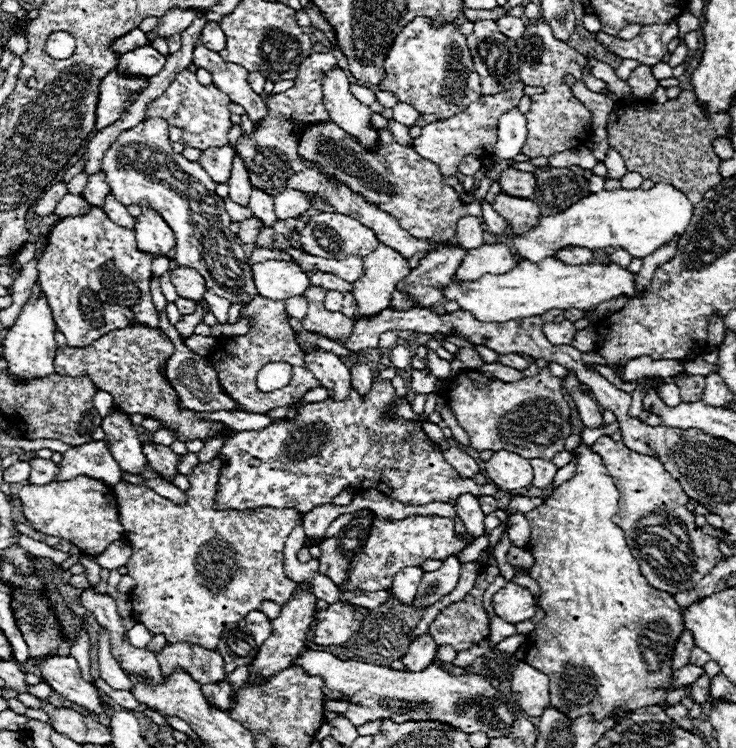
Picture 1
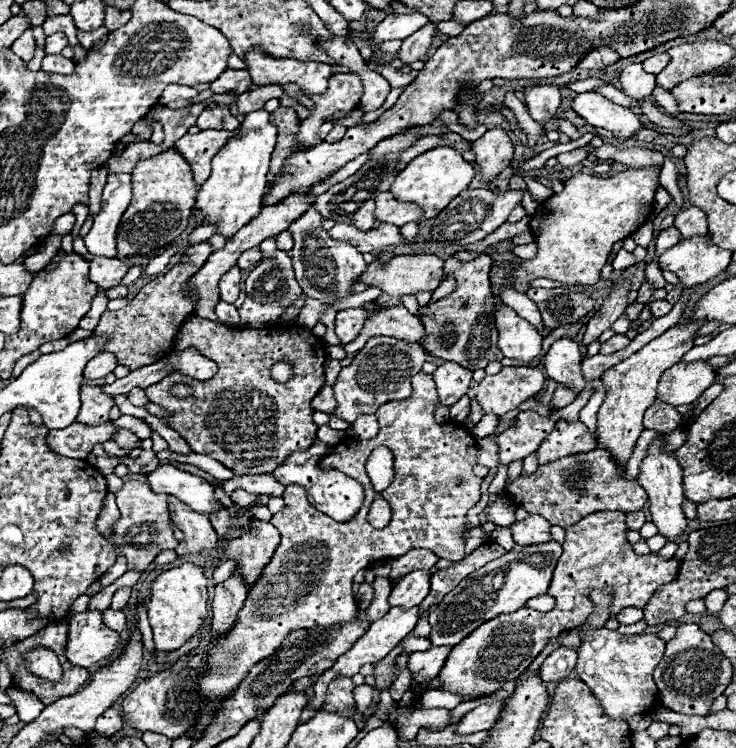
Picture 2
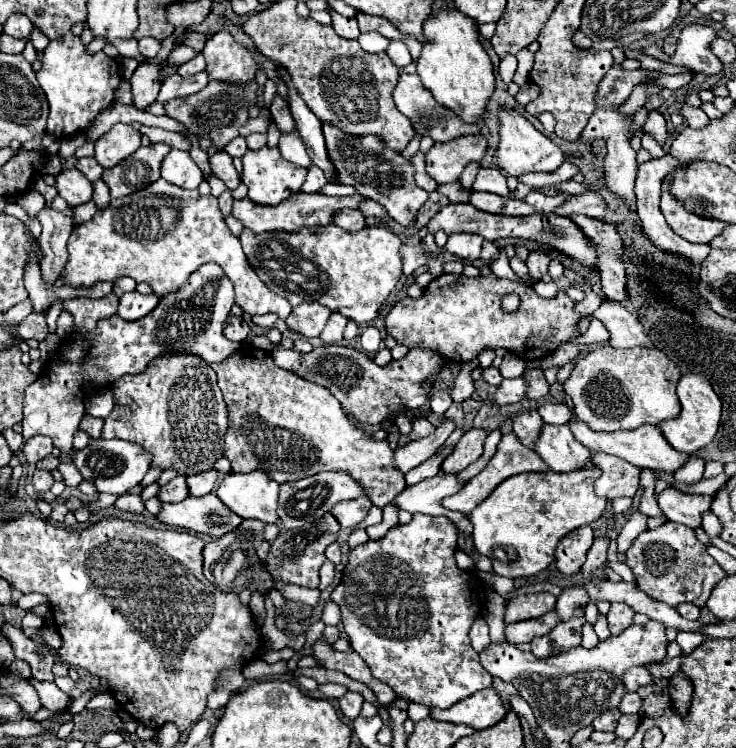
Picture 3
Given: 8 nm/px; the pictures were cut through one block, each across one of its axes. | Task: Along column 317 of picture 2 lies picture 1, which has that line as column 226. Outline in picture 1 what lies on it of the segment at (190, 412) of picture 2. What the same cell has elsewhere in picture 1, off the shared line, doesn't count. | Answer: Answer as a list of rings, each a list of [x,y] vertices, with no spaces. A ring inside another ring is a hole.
[[[262,296],[252,298],[248,304],[242,304],[240,318],[252,318],[248,334],[230,336],[230,338],[222,336],[218,338],[214,352],[208,354],[210,366],[218,370],[220,386],[226,390],[226,394],[230,394],[230,398],[234,398],[234,402],[238,402],[238,410],[266,414],[272,408],[290,406],[298,402],[308,390],[320,386],[314,374],[302,364],[302,350],[294,340],[294,332],[292,332],[292,326],[288,324],[284,302],[274,302]],[[128,326],[126,330],[112,330],[84,348],[58,348],[54,369],[60,375],[90,376],[94,386],[108,392],[120,410],[126,410],[126,414],[142,414],[160,422],[160,428],[172,430],[180,442],[220,438],[228,430],[226,424],[216,420],[200,420],[196,412],[180,408],[174,388],[160,372],[160,366],[166,364],[172,354],[174,344],[162,330],[150,330],[148,326]],[[268,362],[288,362],[292,366],[292,380],[288,382],[288,386],[274,392],[260,392],[256,388],[256,374]]]

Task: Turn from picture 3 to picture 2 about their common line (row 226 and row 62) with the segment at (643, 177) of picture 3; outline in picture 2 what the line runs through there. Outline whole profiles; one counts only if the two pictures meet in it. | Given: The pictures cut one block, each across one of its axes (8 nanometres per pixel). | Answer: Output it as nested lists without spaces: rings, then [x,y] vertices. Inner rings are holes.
[[[656,54],[648,60],[644,60],[642,64],[644,64],[644,70],[648,70],[650,74],[660,74],[660,70],[664,70],[670,64],[670,56],[668,54]]]

